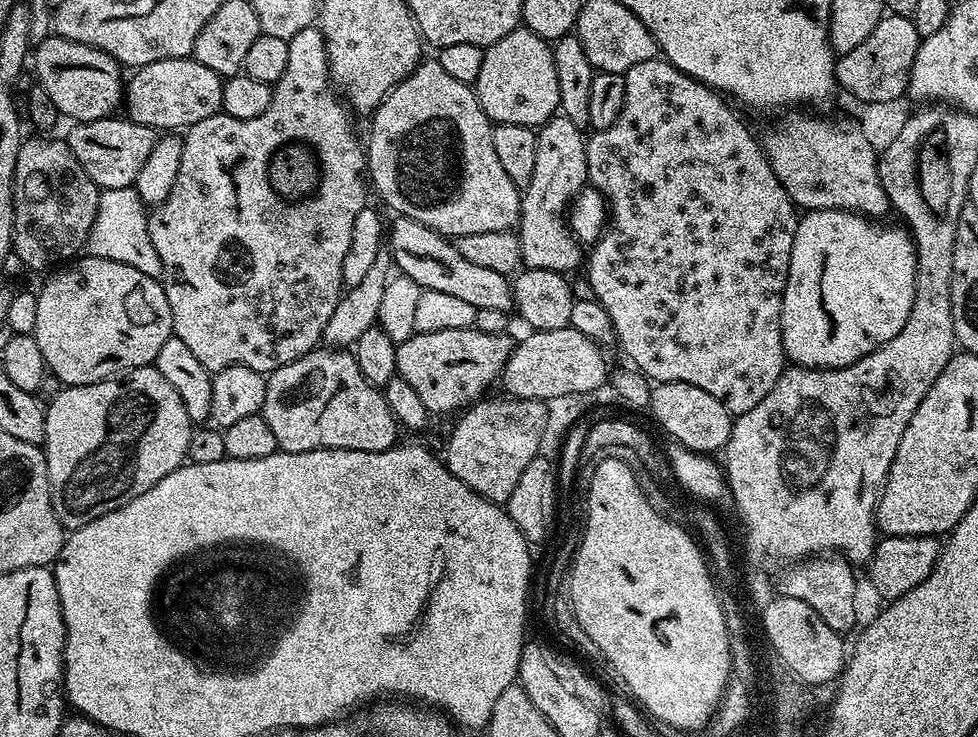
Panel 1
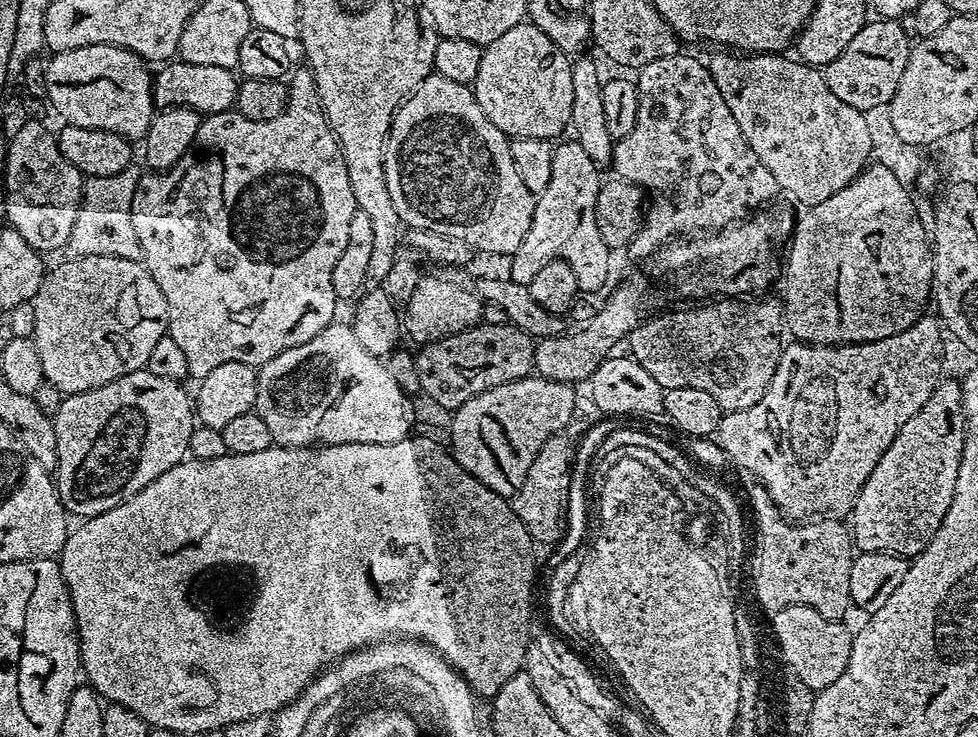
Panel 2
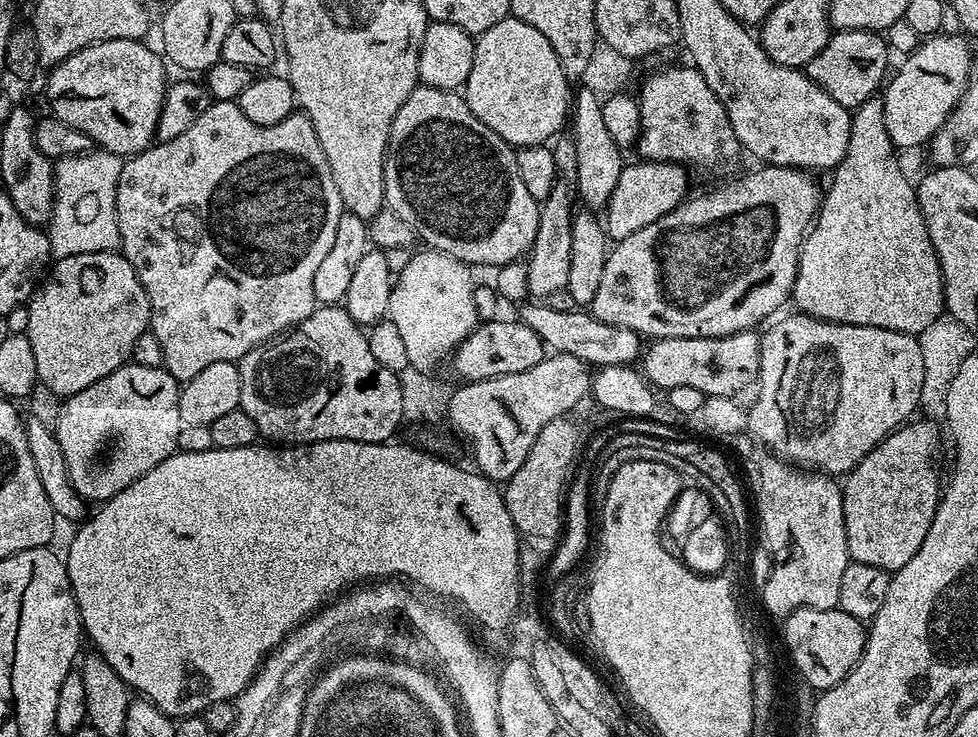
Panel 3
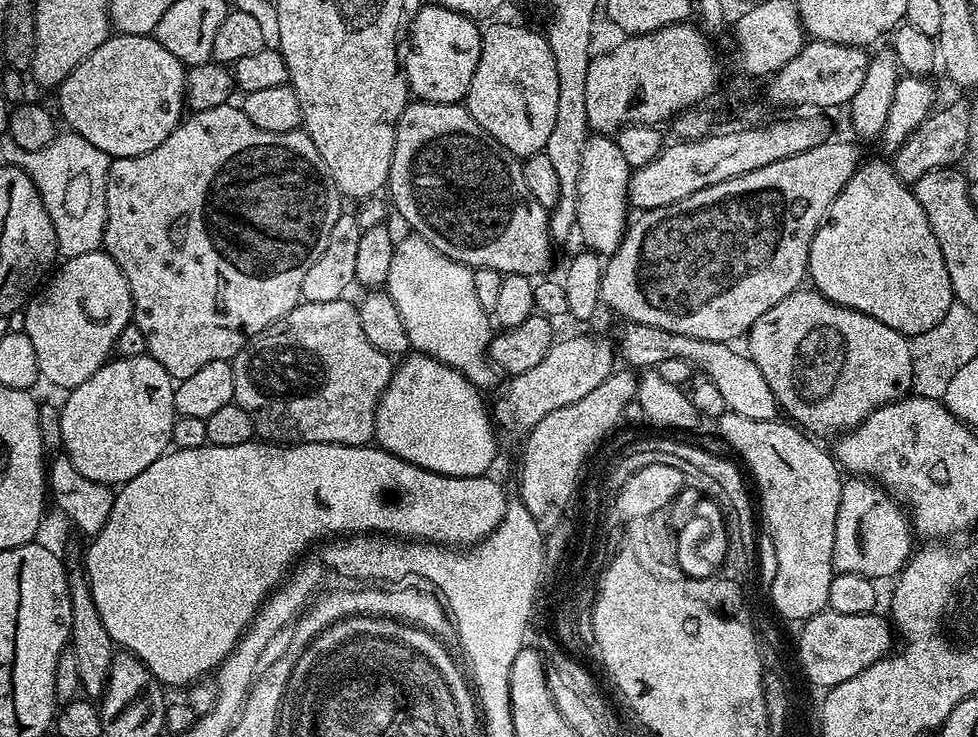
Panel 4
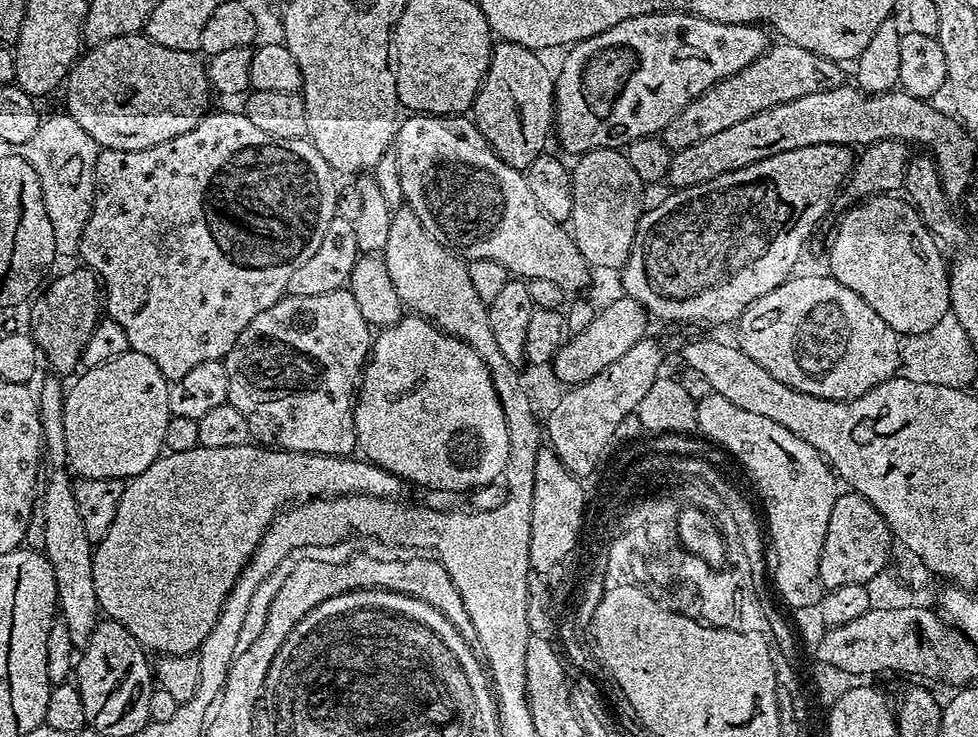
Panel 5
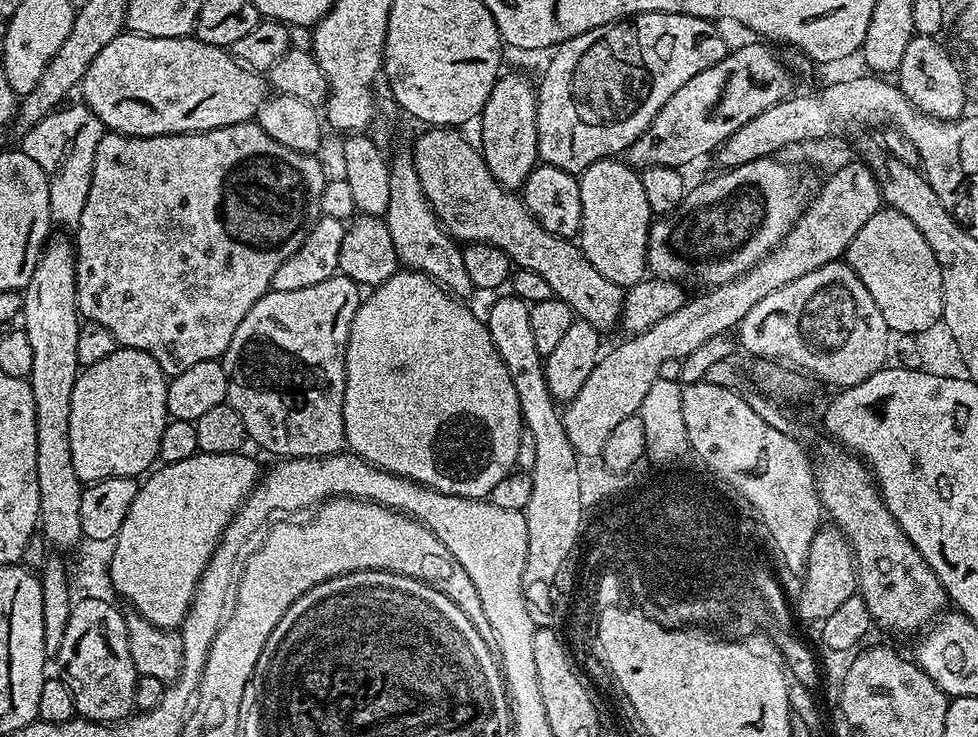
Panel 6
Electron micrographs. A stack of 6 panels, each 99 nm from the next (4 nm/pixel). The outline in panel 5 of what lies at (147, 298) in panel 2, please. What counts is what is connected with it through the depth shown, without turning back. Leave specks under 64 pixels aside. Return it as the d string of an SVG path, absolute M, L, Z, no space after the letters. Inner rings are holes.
M79 267L62 273L30 304L32 307L30 335L36 341L39 355L43 359L45 356L57 368L55 369L57 373L72 371L75 373L81 367L86 342L90 342L96 324L102 319L102 285L91 268Z

